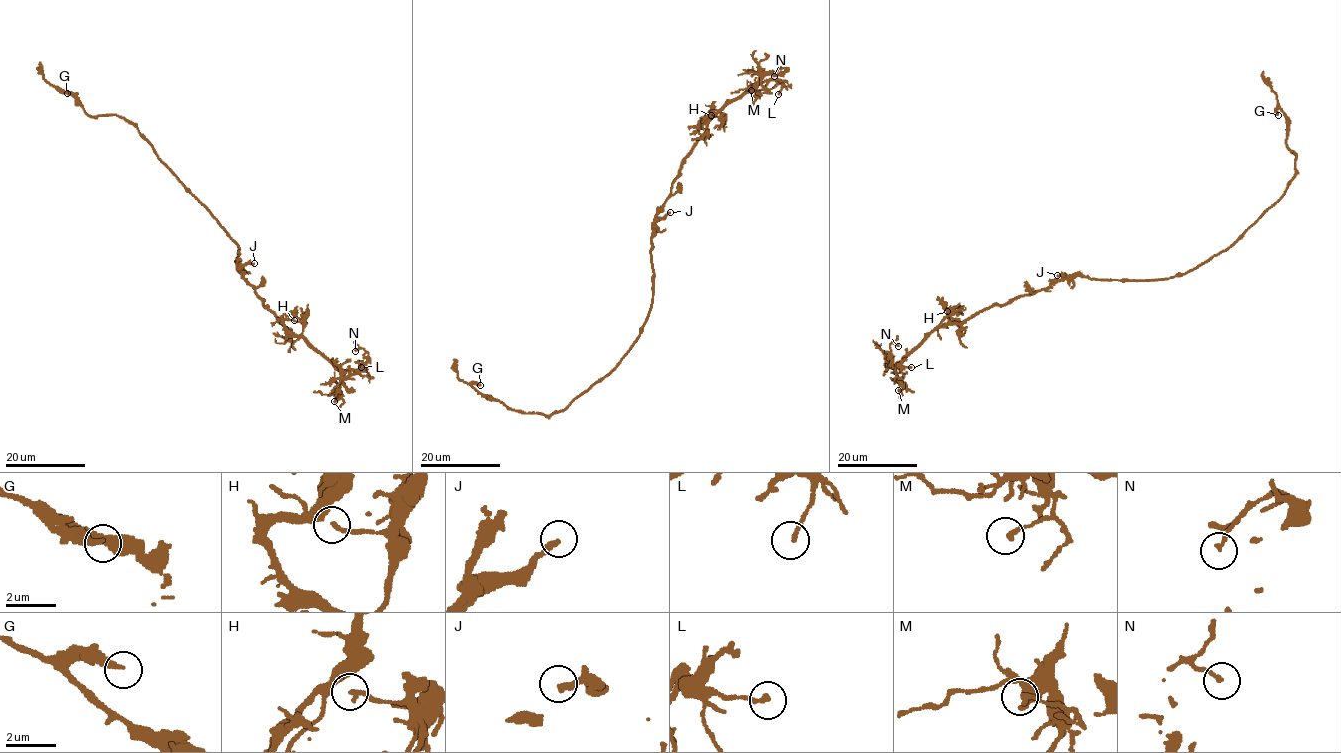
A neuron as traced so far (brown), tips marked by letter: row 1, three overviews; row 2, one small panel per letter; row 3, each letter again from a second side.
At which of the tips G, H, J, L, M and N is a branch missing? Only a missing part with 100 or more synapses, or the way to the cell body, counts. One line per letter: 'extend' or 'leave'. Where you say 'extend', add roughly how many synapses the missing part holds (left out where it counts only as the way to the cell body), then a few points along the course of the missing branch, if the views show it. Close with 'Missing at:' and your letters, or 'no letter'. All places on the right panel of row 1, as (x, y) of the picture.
G: leave
H: leave
J: leave
L: leave
M: leave
N: leave
Missing at: no letter

